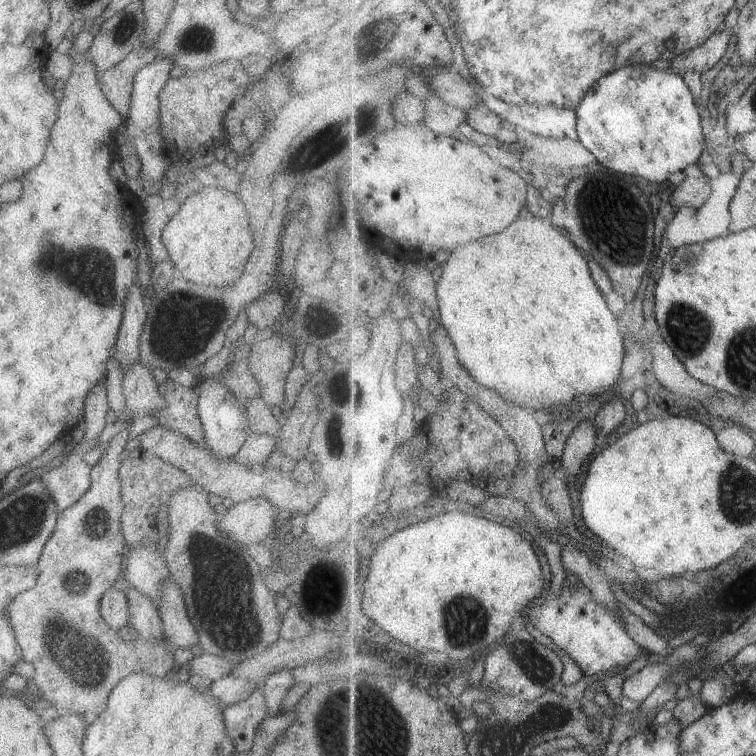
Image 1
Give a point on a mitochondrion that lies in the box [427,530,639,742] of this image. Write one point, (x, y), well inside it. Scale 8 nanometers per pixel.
(465, 613)

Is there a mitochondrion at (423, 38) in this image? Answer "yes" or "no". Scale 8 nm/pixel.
no

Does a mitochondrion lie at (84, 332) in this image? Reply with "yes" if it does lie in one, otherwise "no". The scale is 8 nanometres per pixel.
no

